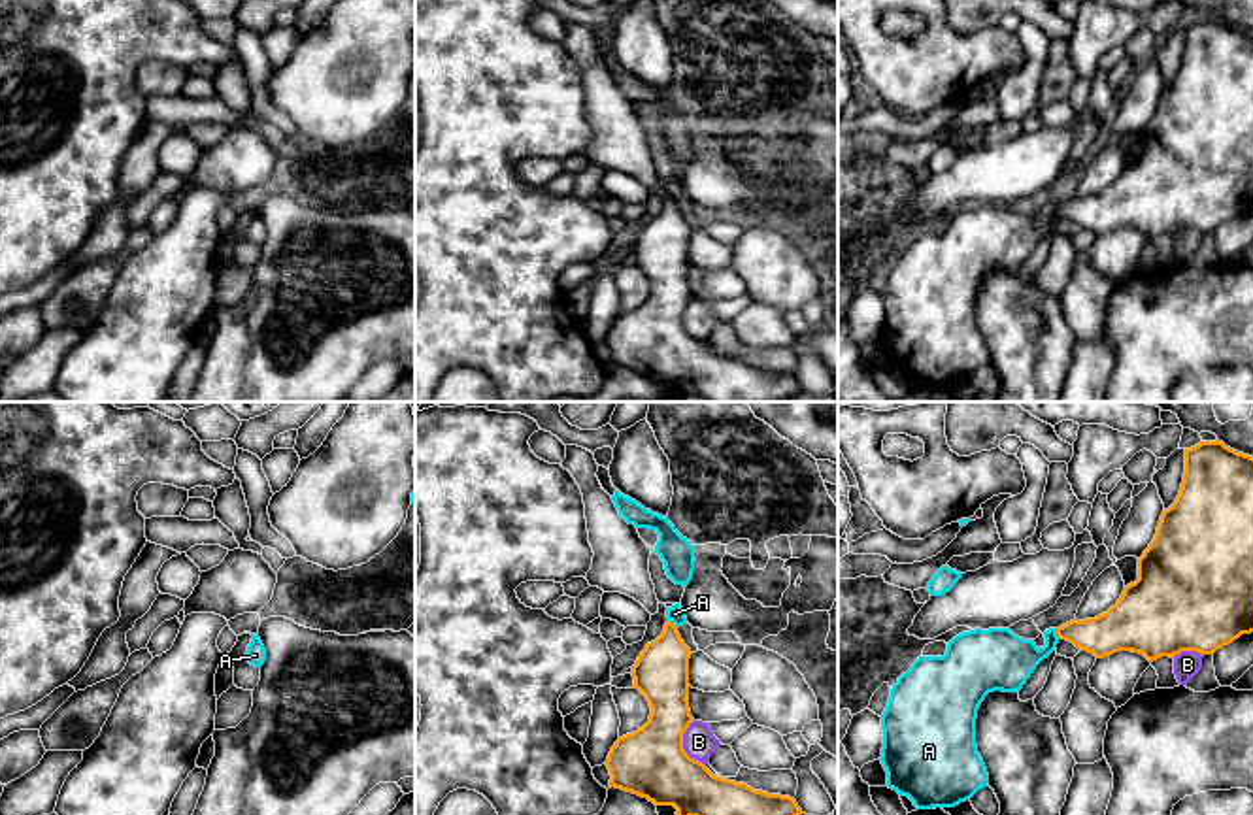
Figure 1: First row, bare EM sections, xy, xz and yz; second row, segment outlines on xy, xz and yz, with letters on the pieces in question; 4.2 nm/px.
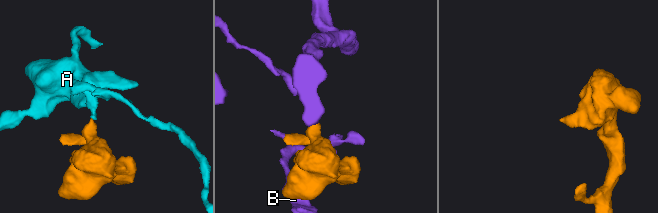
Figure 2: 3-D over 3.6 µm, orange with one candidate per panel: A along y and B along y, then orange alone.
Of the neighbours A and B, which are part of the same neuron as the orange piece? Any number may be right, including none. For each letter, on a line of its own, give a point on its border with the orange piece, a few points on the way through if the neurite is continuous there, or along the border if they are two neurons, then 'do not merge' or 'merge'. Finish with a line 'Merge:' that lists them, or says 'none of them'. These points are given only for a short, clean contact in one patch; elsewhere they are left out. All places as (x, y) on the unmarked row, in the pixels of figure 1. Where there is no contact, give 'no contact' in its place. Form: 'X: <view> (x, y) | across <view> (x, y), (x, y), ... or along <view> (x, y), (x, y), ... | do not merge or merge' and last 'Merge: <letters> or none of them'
A: yz (1057, 212) | along yz (1055, 206), (1059, 216) | do not merge
B: xz (682, 321) | do not merge
Merge: none of them

